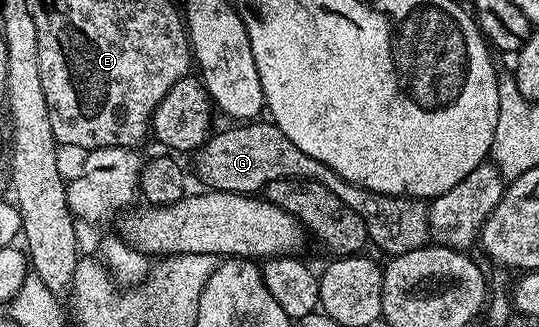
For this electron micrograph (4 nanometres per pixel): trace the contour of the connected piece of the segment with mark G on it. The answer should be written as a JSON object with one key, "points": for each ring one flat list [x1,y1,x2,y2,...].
{"points":[[244,122,225,132,217,131,209,135,203,148,199,149,196,160,196,172,205,180,209,189,217,192,259,193,270,182,291,178,294,180,317,180,326,190,338,194,362,222,368,227,368,238,377,244,389,257,406,254,410,250,423,248,430,240,430,222,428,204,419,198,410,196,391,196,366,190,361,184,352,184,344,180,330,166,310,158,306,150,298,150,286,134,271,122]]}

